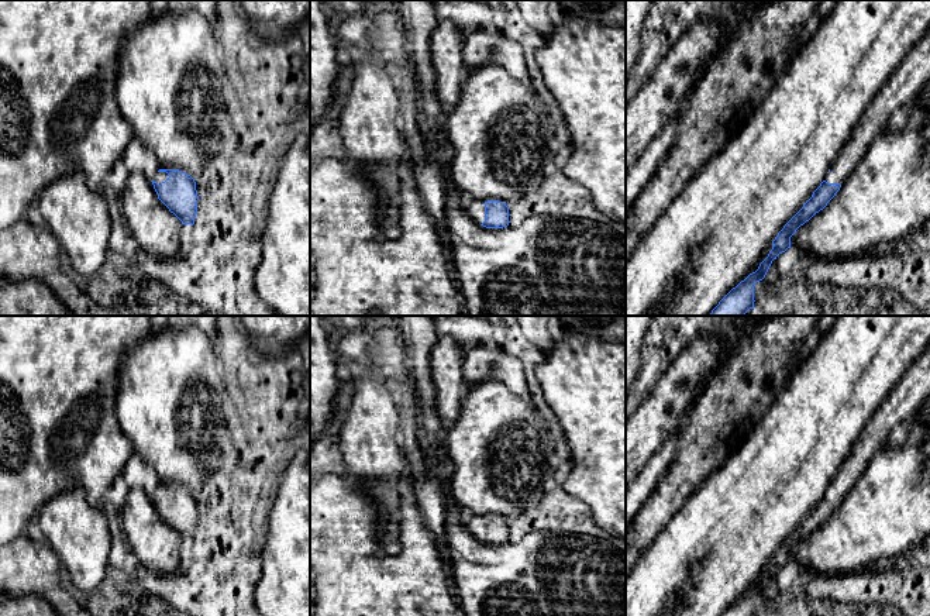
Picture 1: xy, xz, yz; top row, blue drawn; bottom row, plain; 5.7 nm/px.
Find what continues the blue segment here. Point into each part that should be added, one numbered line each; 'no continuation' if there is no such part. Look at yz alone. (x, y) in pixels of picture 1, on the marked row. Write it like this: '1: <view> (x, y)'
1: yz (906, 82)

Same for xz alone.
1: xz (475, 210)

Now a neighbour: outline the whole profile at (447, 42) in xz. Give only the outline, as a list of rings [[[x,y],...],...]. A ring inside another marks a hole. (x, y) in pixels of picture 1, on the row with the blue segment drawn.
[[[451,20],[438,21],[430,38],[435,92],[445,113],[457,106],[461,85],[468,75],[462,61],[464,44],[465,35]]]

